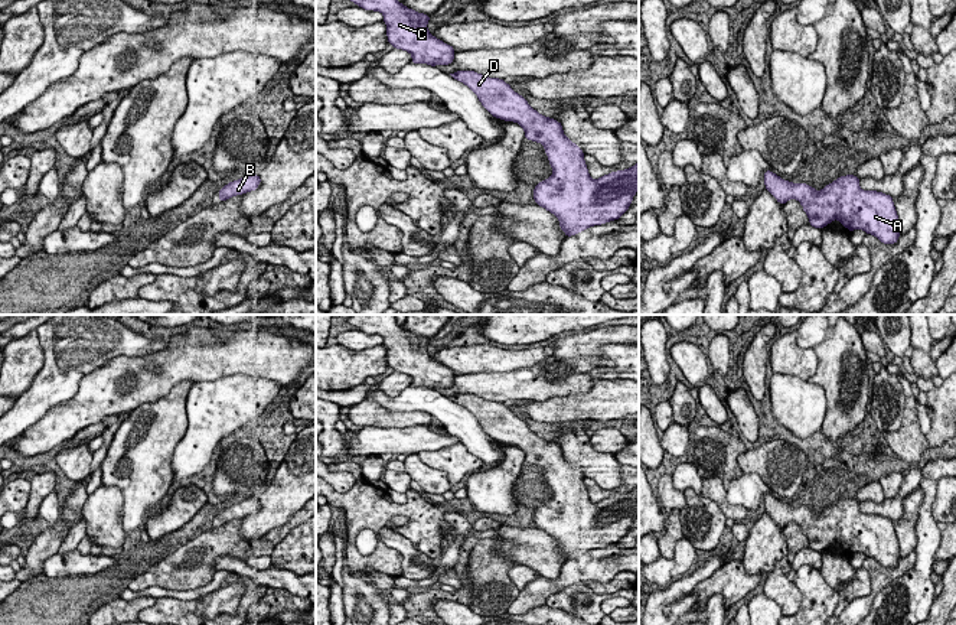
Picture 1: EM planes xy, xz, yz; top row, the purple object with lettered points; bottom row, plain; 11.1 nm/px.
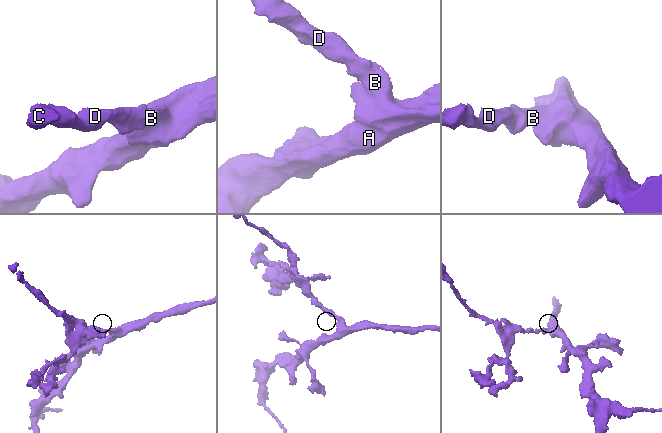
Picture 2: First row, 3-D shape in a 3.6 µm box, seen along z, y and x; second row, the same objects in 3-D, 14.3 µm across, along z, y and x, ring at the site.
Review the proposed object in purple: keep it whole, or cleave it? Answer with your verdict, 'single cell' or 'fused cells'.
single cell

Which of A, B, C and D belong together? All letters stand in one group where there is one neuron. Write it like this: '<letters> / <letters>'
A B C D

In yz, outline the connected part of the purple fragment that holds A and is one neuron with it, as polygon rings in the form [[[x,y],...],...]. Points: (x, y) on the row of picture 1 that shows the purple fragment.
[[[766,170],[764,185],[779,204],[797,199],[815,228],[822,230],[839,219],[846,230],[864,230],[884,244],[895,244],[900,237],[893,198],[877,191],[862,191],[859,178],[854,175],[841,176],[822,191],[816,191],[806,183],[787,182]]]

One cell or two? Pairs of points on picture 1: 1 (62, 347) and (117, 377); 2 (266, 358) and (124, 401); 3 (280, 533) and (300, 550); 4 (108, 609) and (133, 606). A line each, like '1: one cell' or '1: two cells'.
1: two cells
2: one cell
3: two cells
4: one cell

